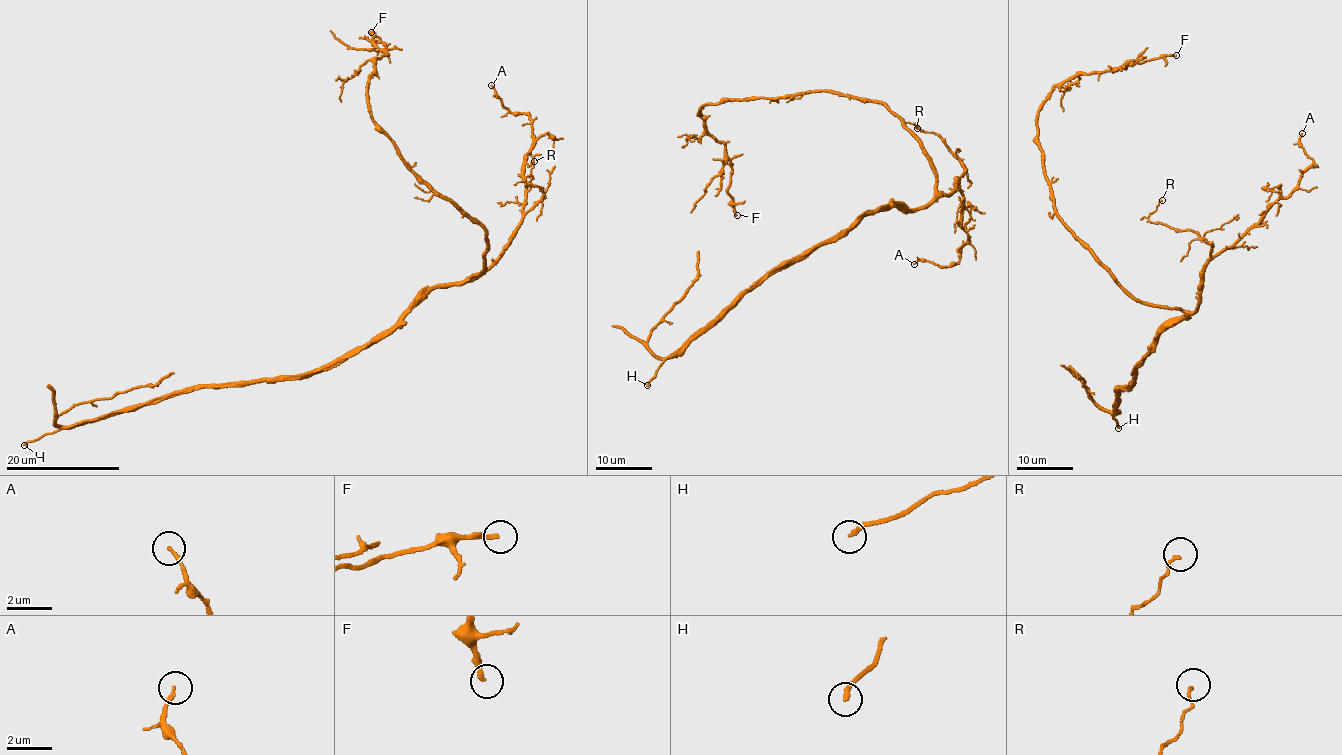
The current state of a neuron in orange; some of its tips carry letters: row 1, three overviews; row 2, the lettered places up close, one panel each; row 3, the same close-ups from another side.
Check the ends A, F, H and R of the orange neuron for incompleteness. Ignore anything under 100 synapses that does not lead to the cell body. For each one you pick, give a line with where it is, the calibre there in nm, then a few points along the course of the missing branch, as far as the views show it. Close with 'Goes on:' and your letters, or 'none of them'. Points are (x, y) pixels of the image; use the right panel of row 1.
Goes on: none of them

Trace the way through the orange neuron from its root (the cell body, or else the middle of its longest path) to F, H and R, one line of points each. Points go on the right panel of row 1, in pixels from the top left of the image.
F: (1161, 333), (1189, 318), (1178, 308), (1139, 301), (1057, 217), (1037, 122), (1050, 92), (1078, 74), (1176, 55)
H: (1161, 333), (1137, 362), (1129, 386), (1114, 386), (1116, 401), (1111, 413), (1118, 428)
R: (1161, 333), (1195, 313), (1199, 305), (1200, 275), (1212, 249), (1194, 232), (1175, 230), (1149, 220), (1162, 200)

